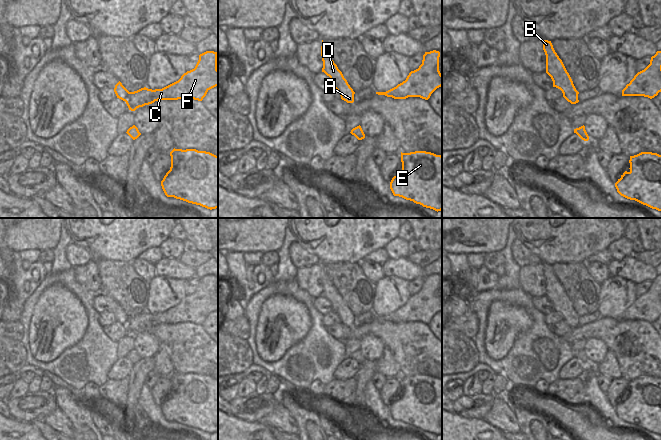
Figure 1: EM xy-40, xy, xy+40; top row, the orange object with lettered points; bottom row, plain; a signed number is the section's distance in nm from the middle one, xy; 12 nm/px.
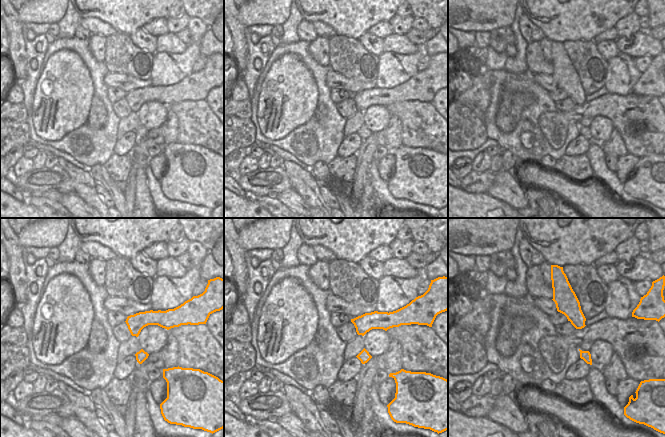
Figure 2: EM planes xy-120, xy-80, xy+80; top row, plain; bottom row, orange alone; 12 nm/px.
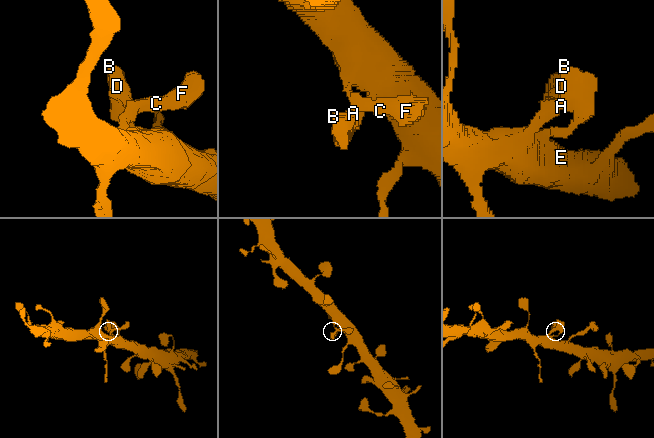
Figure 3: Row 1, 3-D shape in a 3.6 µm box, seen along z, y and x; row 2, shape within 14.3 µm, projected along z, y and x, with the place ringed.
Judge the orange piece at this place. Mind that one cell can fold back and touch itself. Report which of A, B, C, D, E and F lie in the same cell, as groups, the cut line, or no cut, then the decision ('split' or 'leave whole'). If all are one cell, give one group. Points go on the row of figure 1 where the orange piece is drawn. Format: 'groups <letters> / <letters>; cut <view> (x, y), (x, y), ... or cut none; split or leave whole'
groups A B C D E F; cut none; leave whole

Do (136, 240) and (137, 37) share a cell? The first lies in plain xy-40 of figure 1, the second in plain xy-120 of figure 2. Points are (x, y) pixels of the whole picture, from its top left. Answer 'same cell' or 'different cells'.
different cells

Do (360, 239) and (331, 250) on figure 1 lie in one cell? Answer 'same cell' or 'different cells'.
same cell

